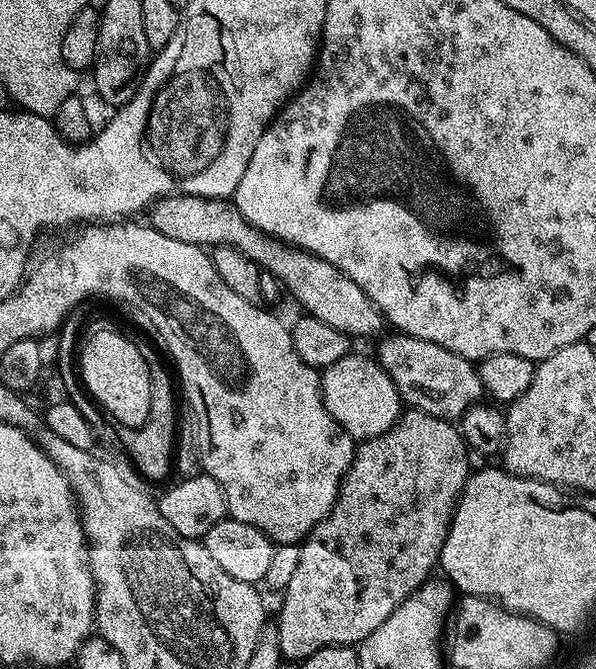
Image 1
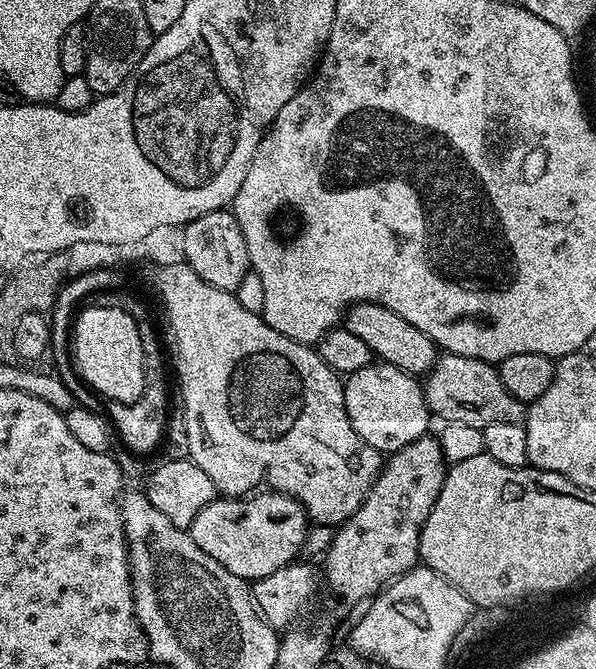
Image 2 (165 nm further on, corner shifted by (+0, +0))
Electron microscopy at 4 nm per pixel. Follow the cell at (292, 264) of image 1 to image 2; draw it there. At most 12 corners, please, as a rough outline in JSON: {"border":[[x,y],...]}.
{"border":[[370,302],[353,304],[342,327],[373,357],[423,377],[436,343],[406,318]]}

